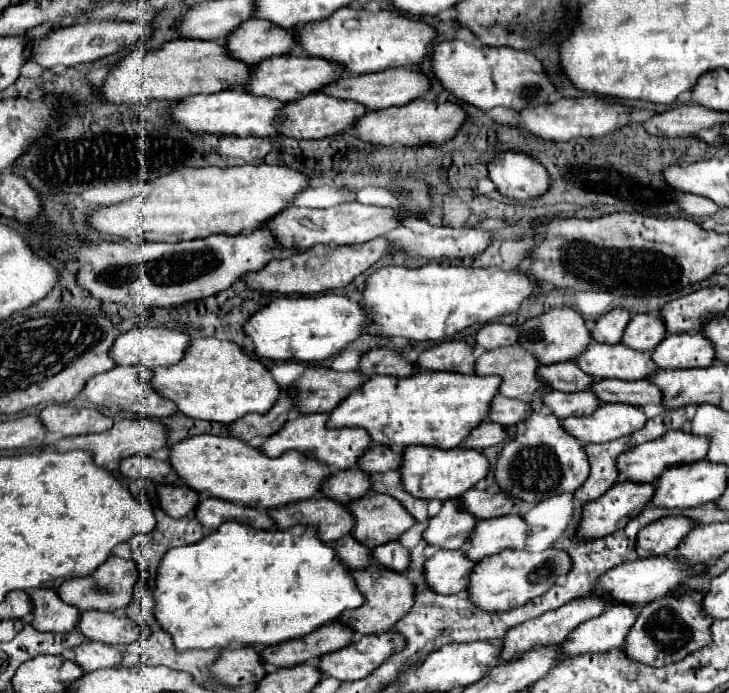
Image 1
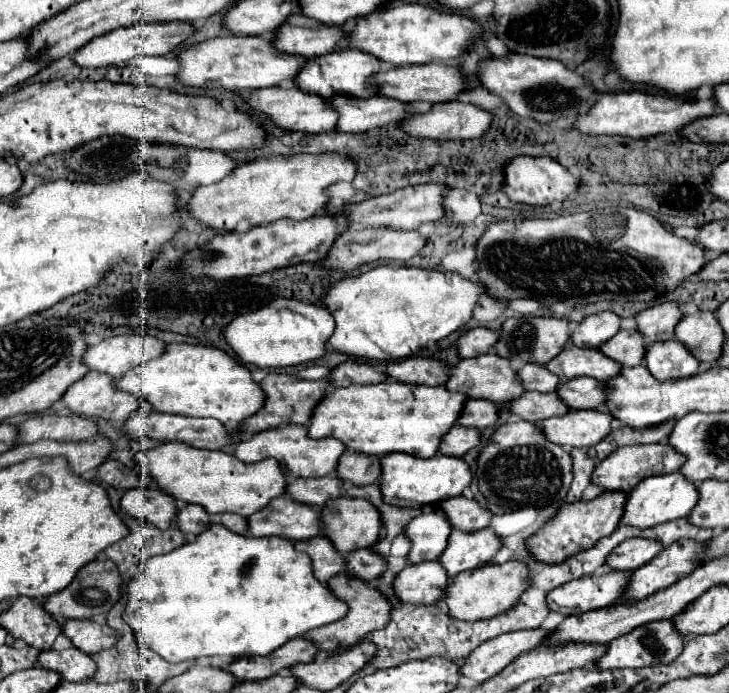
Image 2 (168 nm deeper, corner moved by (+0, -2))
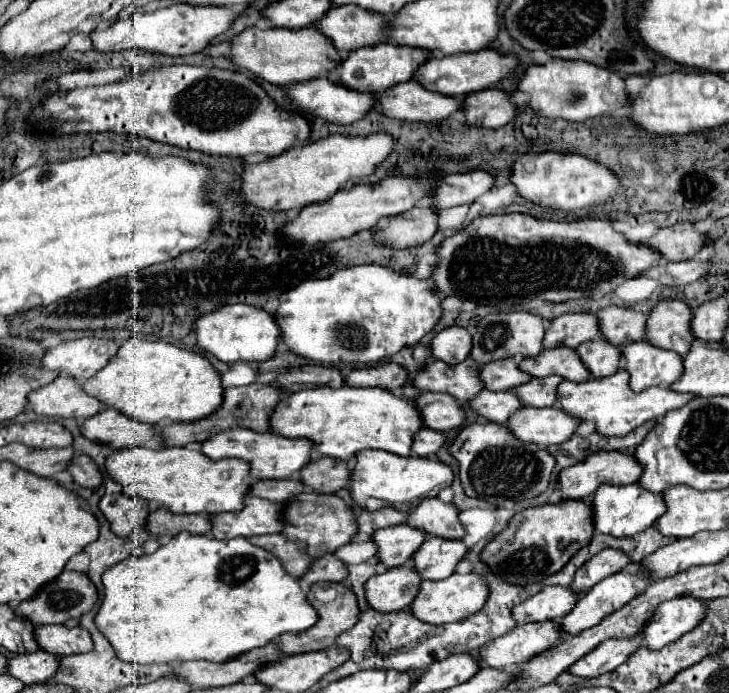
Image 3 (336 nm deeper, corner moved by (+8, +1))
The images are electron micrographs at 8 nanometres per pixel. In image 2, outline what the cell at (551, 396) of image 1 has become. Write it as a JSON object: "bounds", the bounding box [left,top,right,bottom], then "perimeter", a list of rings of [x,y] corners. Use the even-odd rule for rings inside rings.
{"bounds":[511,391,569,423],"perimeter":[[[525,391],[517,401],[511,401],[511,411],[531,423],[541,423],[543,419],[561,417],[569,413],[561,399],[557,399],[557,393],[541,395],[537,391]]]}

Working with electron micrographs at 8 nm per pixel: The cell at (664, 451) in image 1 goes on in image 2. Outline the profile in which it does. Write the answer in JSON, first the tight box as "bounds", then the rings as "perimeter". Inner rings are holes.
{"bounds":[593,443,685,491],"perimeter":[[[651,443],[651,445],[635,445],[635,447],[619,447],[615,449],[607,459],[603,459],[597,469],[593,471],[593,483],[605,487],[607,491],[631,491],[641,479],[653,477],[653,475],[665,475],[679,471],[685,463],[685,457],[669,447],[669,443]]]}

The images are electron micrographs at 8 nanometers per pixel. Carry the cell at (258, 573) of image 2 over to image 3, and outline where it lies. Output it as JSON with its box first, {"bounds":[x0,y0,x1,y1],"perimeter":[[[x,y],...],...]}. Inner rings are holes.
{"bounds":[93,532,317,664],"perimeter":[[[179,532],[177,536],[171,538],[169,544],[161,546],[155,554],[139,554],[139,556],[131,556],[127,560],[123,560],[121,564],[115,564],[113,568],[109,568],[109,572],[105,572],[103,576],[103,584],[105,584],[105,592],[103,592],[103,600],[101,606],[93,618],[95,626],[103,632],[103,636],[109,640],[109,644],[113,646],[115,654],[131,664],[171,664],[171,662],[183,662],[183,660],[209,660],[209,662],[225,662],[231,658],[237,658],[253,648],[265,646],[271,640],[275,640],[277,636],[285,634],[285,632],[303,632],[307,628],[311,628],[317,622],[317,610],[313,610],[313,606],[307,602],[305,592],[299,586],[299,580],[289,576],[281,562],[271,556],[269,552],[265,552],[259,546],[253,546],[247,542],[247,538],[233,538],[233,540],[213,540],[209,536],[191,536],[189,532]]]}

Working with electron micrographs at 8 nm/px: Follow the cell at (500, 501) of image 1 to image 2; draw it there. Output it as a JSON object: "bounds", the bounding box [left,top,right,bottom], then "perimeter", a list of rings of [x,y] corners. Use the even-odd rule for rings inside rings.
{"bounds":[441,495,493,531],"perimeter":[[[463,495],[453,497],[453,499],[445,499],[441,503],[441,509],[445,511],[449,523],[461,531],[483,529],[493,519],[493,513],[489,509],[481,507],[475,499],[467,499]]]}

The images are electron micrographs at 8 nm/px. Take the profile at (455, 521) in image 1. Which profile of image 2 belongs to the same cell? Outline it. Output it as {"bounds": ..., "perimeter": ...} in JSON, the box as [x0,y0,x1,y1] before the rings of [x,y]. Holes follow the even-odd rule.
{"bounds":[405,509,453,563],"perimeter":[[[435,509],[429,513],[421,513],[415,517],[407,527],[405,533],[411,537],[411,551],[409,551],[409,561],[411,563],[421,563],[421,561],[435,561],[443,555],[449,535],[453,527],[449,527],[443,511]]]}

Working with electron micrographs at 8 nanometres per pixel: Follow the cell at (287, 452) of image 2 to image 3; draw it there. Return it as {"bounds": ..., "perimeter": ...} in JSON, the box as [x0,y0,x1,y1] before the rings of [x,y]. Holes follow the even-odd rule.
{"bounds":[201,428,313,478],"perimeter":[[[233,428],[209,436],[209,440],[201,442],[201,452],[211,460],[221,458],[241,458],[251,466],[251,478],[295,478],[295,474],[309,462],[313,444],[307,438],[285,438],[273,432],[249,432],[245,428]]]}

